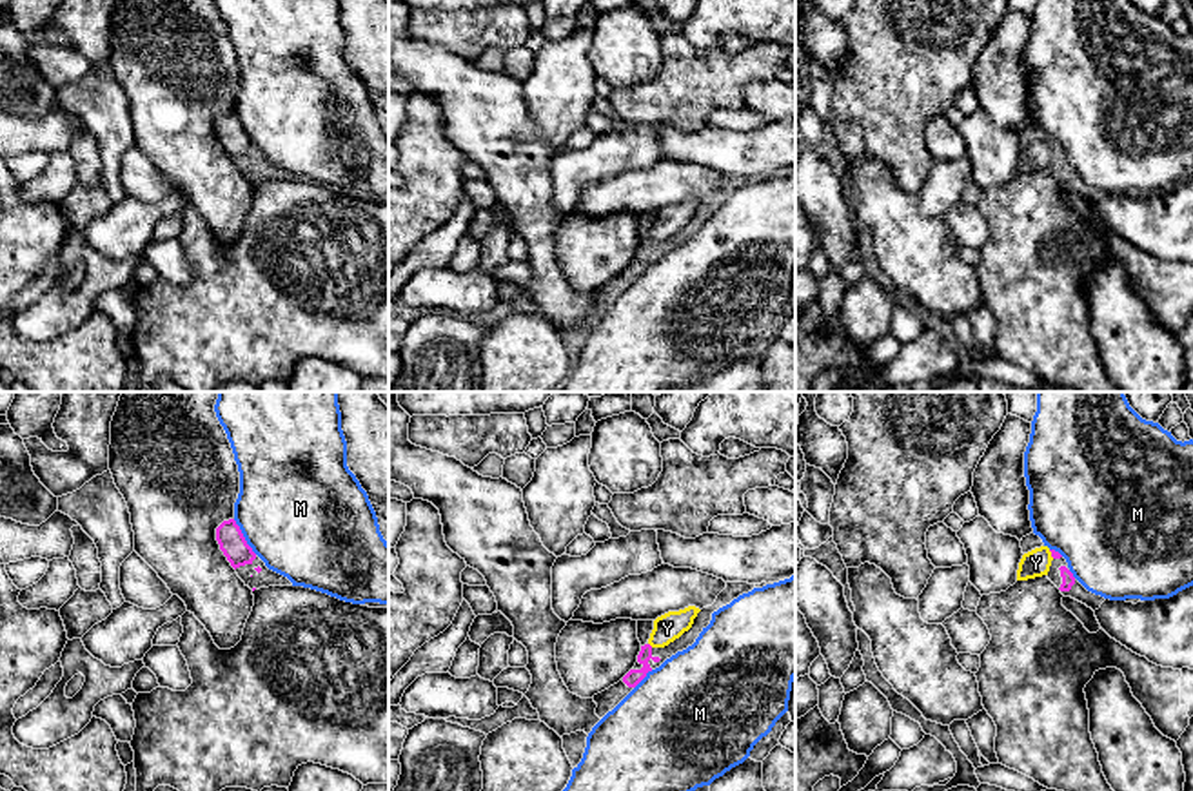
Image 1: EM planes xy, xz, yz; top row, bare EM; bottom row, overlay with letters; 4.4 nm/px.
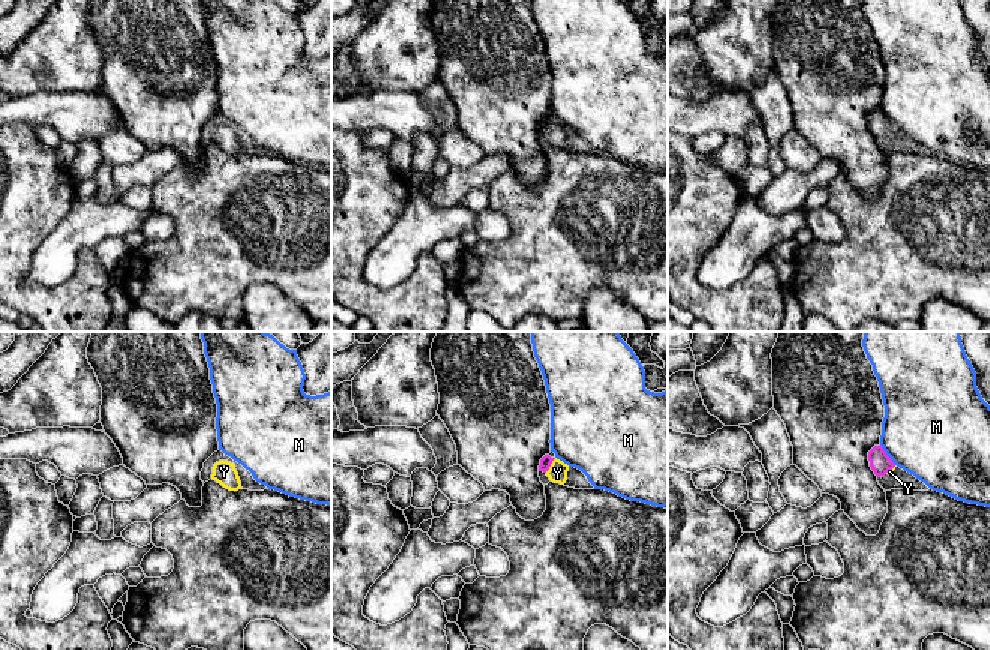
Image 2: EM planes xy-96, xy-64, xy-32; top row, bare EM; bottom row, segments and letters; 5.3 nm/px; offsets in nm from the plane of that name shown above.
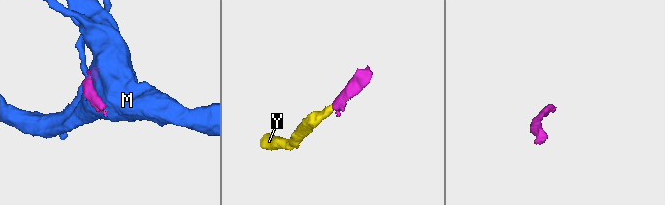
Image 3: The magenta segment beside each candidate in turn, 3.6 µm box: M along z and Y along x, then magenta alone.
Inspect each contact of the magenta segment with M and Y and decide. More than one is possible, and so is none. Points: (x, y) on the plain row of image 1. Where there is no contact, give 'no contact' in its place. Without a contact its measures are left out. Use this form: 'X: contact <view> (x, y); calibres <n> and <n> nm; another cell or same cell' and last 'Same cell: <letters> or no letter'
M: contact xy (244, 131); calibres 120 and 500 nm; another cell
Y: contact yz (1052, 147); calibres 30 and 120 nm; same cell
Same cell: Y

